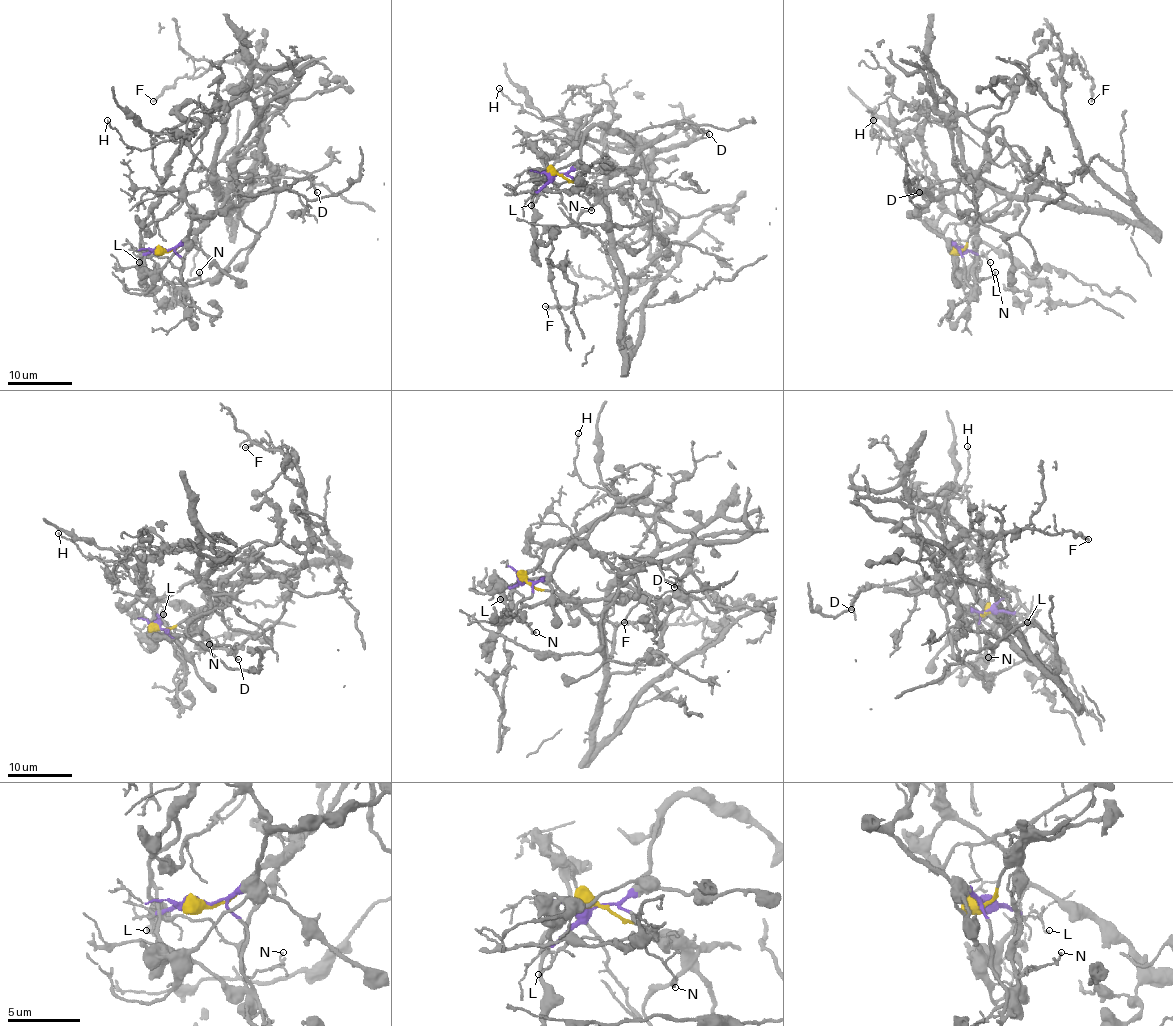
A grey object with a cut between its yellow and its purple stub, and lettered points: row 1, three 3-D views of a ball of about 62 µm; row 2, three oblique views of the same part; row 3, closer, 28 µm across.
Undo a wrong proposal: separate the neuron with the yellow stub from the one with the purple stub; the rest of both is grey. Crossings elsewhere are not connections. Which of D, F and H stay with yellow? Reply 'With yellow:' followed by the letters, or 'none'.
With yellow: D, F

